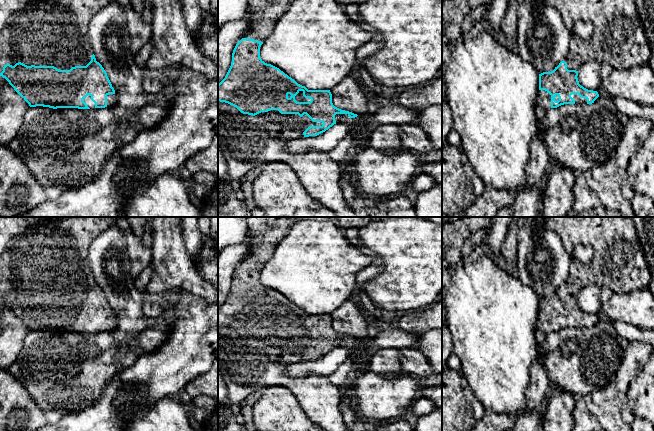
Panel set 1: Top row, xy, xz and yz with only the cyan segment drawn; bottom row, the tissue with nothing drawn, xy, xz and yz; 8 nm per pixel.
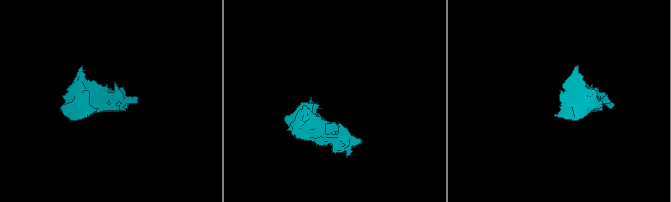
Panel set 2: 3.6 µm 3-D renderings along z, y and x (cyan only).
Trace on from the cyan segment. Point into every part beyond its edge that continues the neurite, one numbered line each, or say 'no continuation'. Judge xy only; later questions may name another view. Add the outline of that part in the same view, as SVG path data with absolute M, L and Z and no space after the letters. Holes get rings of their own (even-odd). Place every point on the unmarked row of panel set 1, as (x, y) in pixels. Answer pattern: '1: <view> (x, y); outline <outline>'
1: xy (53, 254); outline M62 217L31 223L26 230L15 236L0 255L0 297L6 288L14 290L21 286L27 290L54 290L59 294L70 294L75 290L86 290L94 278L88 265L88 251L93 240L114 224L116 217Z

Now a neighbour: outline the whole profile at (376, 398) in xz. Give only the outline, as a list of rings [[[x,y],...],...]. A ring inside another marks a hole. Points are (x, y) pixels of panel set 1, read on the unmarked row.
[[[369,370],[350,383],[358,413],[374,422],[384,422],[409,410],[423,385],[420,378],[406,373],[386,379]]]

